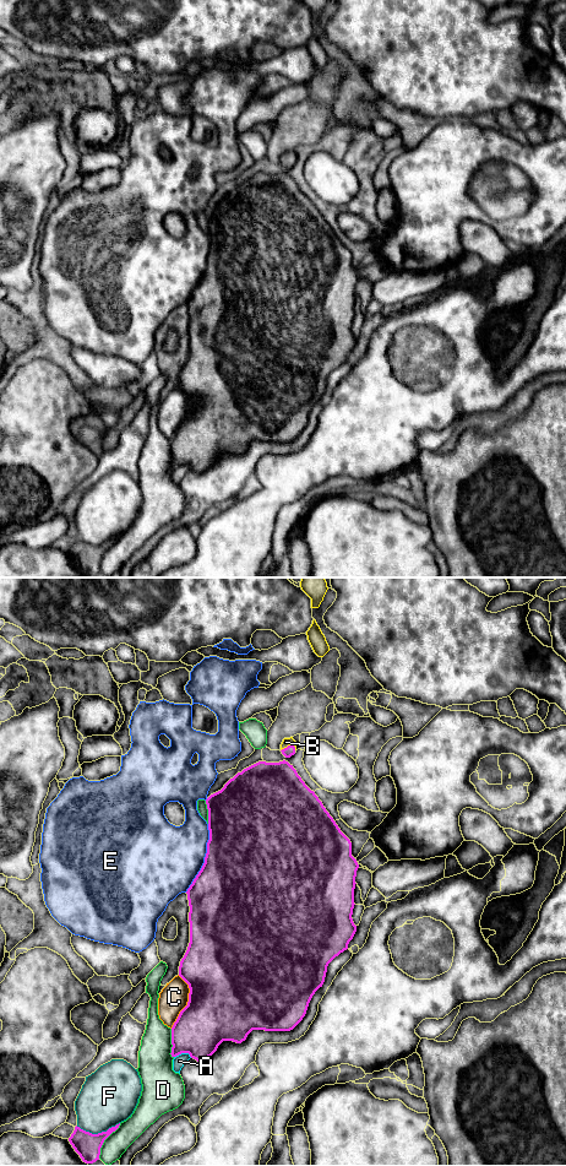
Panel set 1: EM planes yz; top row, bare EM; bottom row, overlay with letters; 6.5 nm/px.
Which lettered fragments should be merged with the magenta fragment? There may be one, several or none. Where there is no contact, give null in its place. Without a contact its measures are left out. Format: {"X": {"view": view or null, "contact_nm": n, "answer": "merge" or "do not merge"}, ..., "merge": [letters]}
{"A": {"view": "yz", "contact_nm": 120, "answer": "do not merge"}, "B": {"view": "yz", "contact_nm": 110, "answer": "merge"}, "C": {"view": "yz", "contact_nm": 360, "answer": "do not merge"}, "D": {"view": "yz", "contact_nm": 280, "answer": "do not merge"}, "E": {"view": "yz", "contact_nm": 480, "answer": "do not merge"}, "F": {"view": "yz", "contact_nm": 280, "answer": "do not merge"}, "merge": ["B"]}

